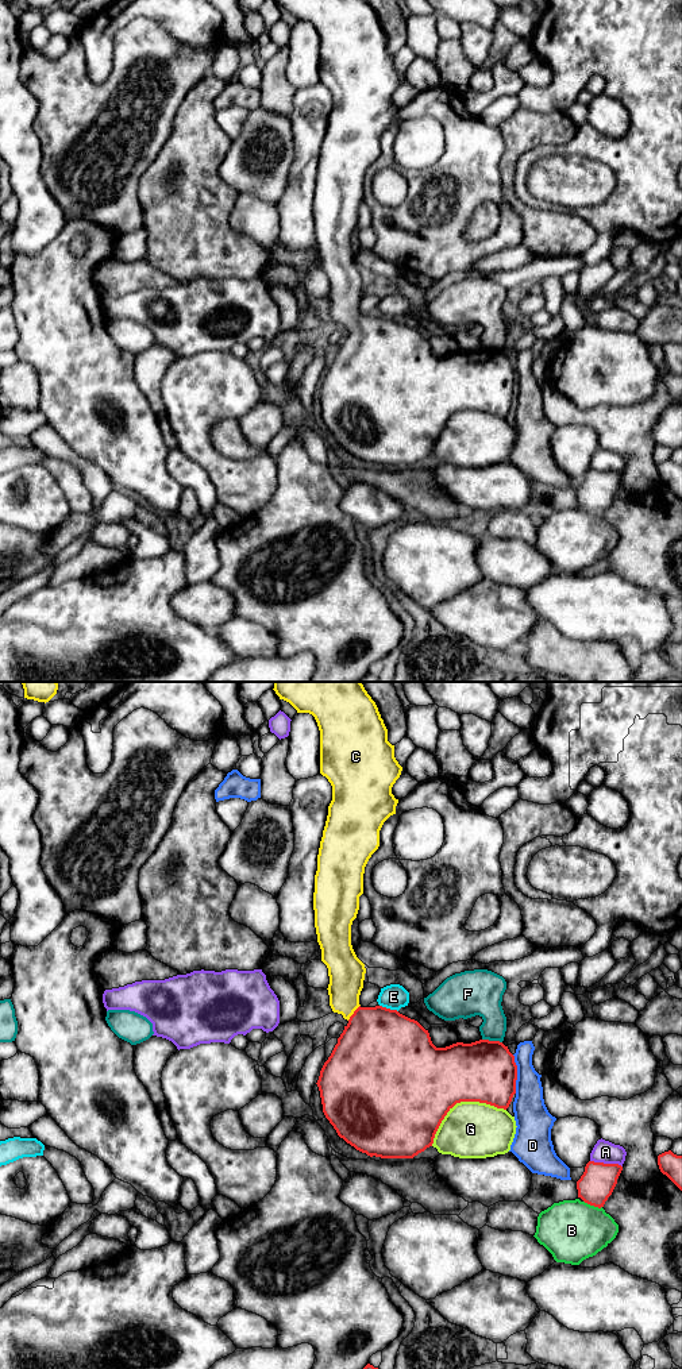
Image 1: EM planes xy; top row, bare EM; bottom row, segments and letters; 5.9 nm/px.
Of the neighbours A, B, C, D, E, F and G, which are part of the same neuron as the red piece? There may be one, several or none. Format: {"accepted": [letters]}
{"accepted": ["C"]}

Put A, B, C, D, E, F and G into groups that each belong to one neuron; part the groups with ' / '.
A / B / C / D / E / F / G

